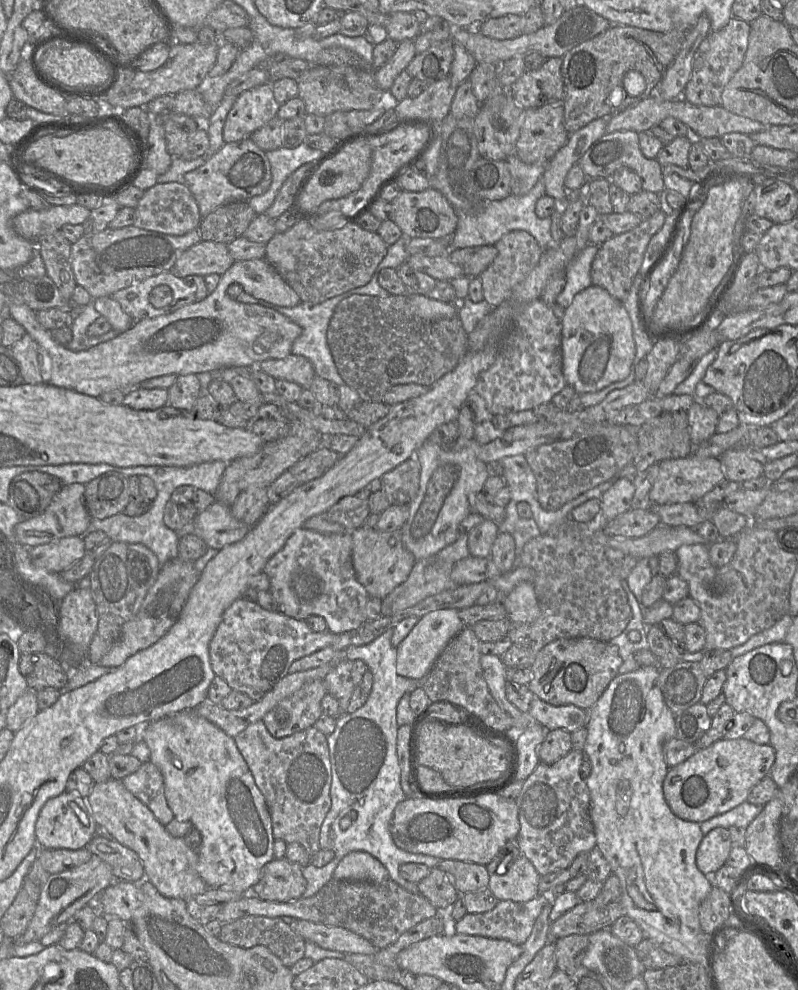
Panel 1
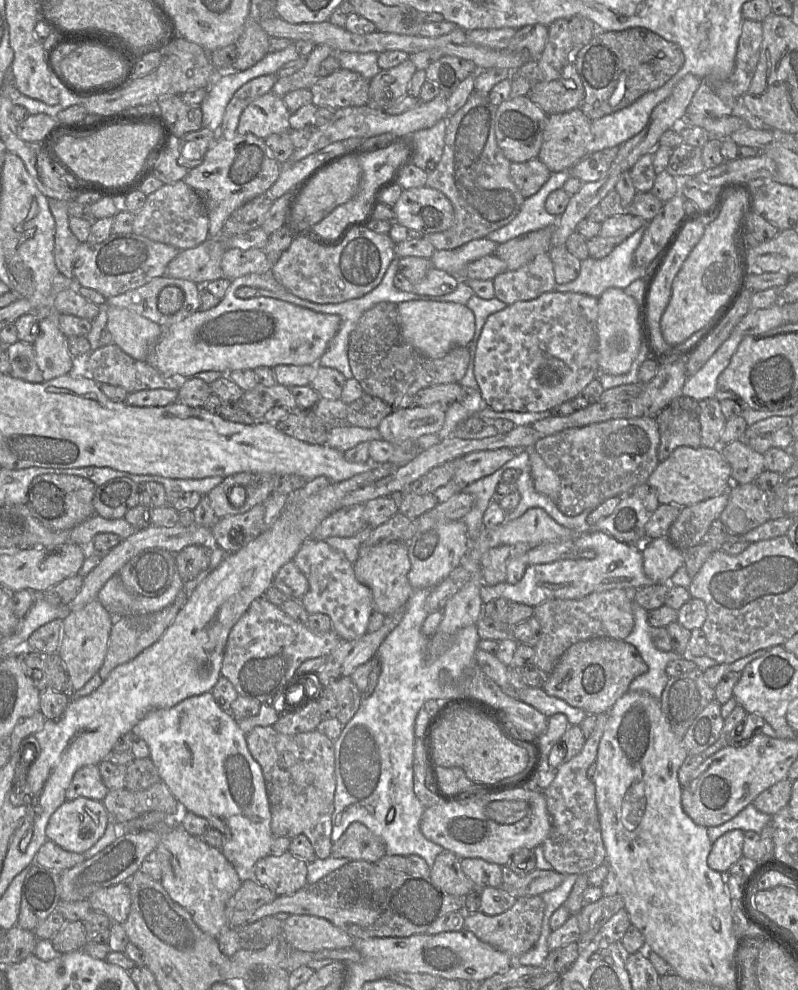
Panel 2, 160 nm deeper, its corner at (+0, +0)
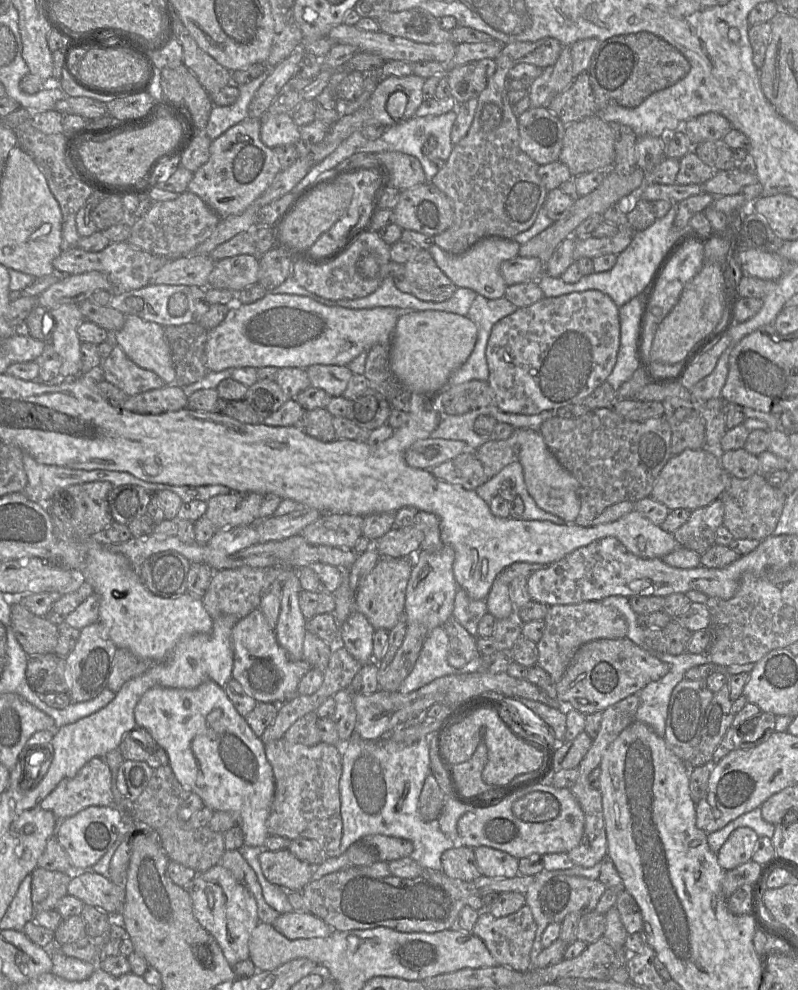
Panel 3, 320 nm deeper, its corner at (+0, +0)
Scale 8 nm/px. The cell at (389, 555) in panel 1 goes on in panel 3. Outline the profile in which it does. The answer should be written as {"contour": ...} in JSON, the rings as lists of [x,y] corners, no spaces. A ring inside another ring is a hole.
{"contour":[[[381,557],[374,569],[359,585],[355,596],[355,610],[362,613],[375,630],[390,631],[405,610],[406,588],[412,570],[412,558]]]}

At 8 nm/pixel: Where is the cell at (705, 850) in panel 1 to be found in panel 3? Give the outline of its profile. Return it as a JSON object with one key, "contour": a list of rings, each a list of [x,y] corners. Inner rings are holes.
{"contour":[[[749,827],[734,830],[716,854],[719,865],[728,871],[750,861],[758,838]]]}

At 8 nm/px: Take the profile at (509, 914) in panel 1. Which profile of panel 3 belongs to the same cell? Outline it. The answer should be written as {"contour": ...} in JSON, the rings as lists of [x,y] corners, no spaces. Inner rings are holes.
{"contour":[[[524,905],[517,912],[501,918],[496,918],[489,911],[481,911],[472,933],[483,940],[498,965],[527,972],[531,969],[530,953],[536,931],[537,924],[532,911],[528,905]]]}

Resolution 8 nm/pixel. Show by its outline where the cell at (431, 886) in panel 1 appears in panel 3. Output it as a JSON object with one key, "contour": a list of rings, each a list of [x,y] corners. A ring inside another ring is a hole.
{"contour":[[[461,846],[444,851],[441,862],[442,871],[449,878],[470,882],[481,876],[474,849],[470,847]]]}

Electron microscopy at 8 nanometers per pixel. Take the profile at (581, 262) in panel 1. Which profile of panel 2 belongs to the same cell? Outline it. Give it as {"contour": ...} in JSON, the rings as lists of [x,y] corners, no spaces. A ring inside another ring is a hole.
{"contour":[[[645,227],[639,228],[631,236],[626,238],[622,243],[615,246],[615,248],[606,257],[601,259],[594,259],[588,257],[581,261],[580,272],[575,280],[566,284],[558,285],[556,283],[555,291],[564,292],[575,292],[580,294],[586,294],[598,298],[606,289],[615,287],[625,289],[633,281],[645,277],[651,263],[646,268],[641,268],[635,265],[633,255],[637,249]]]}

